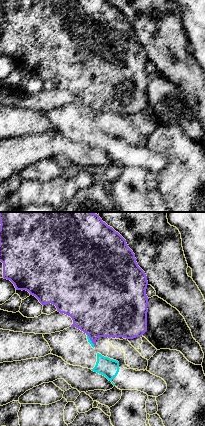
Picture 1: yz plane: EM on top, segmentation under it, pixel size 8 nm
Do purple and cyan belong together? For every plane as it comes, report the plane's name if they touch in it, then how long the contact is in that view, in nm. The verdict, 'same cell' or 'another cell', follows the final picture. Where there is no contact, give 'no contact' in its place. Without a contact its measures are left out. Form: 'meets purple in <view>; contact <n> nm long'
meets purple in yz; contact 110 nm long

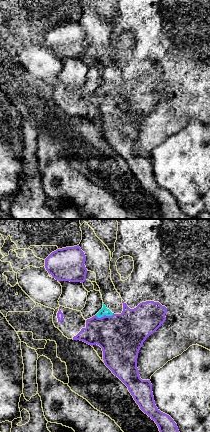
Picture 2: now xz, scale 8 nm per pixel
meets purple in xz; contact 150 nm long

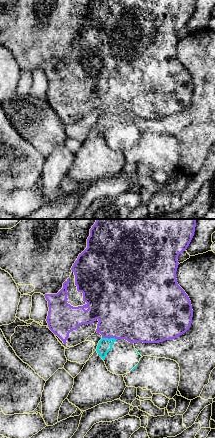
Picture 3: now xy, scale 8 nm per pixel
meets purple in xy; contact 130 nm long

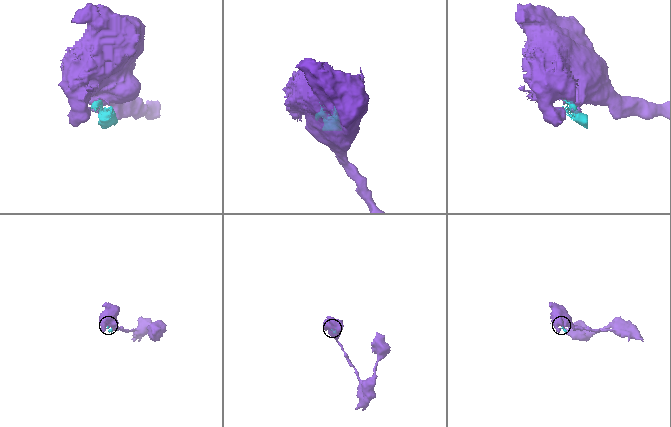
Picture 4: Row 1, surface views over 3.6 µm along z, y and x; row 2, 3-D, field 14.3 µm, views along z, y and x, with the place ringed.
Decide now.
another cell

